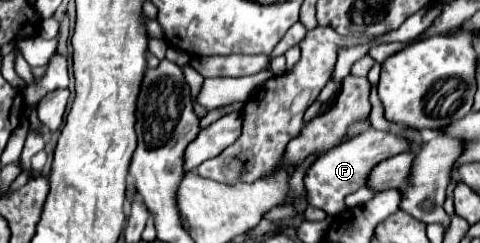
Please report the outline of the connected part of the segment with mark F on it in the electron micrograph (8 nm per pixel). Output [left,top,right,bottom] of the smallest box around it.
[305,128,411,216]

